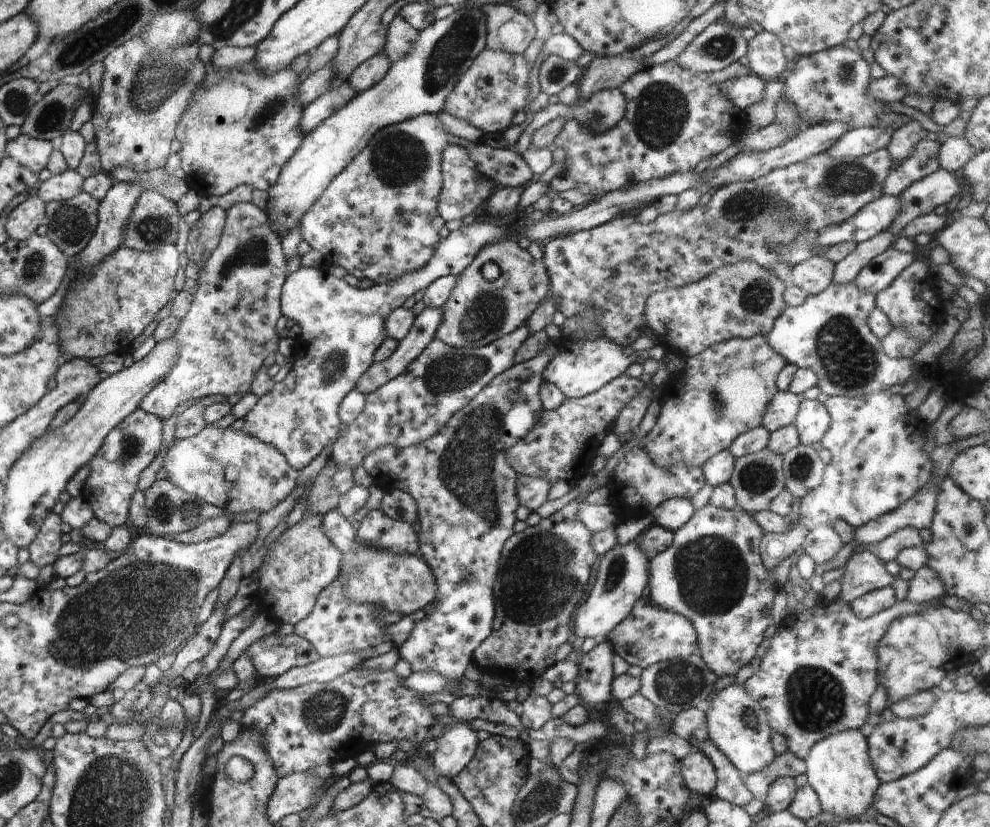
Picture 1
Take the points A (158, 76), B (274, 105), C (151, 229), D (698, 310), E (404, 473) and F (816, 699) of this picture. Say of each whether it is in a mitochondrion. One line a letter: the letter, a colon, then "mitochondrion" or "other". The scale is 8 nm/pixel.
A: mitochondrion
B: mitochondrion
C: mitochondrion
D: other
E: other
F: mitochondrion

